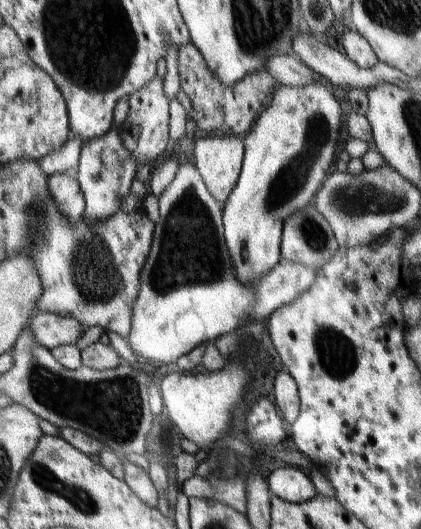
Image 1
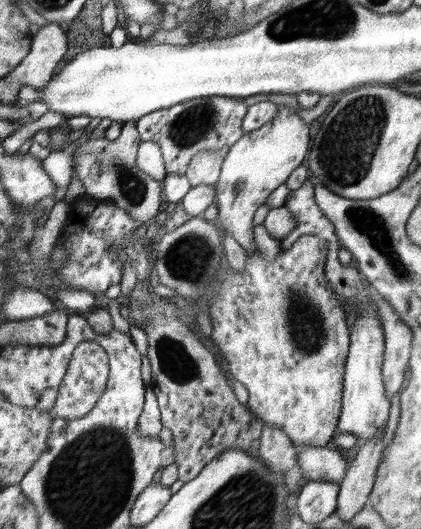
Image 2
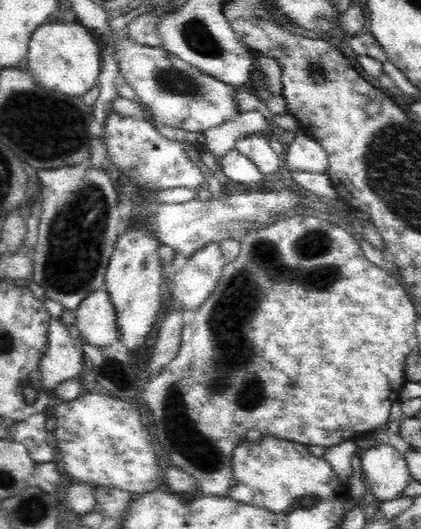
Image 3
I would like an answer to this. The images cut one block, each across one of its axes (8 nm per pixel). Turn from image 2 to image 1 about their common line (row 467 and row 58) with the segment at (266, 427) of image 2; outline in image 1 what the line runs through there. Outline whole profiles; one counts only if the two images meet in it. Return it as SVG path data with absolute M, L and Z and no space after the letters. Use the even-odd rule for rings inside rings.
M272 56L267 60L265 69L277 80L278 85L302 88L302 86L310 86L314 82L320 82L332 90L332 96L338 102L341 102L345 96L344 89L327 82L314 70L310 70L304 62L292 58L292 56Z

